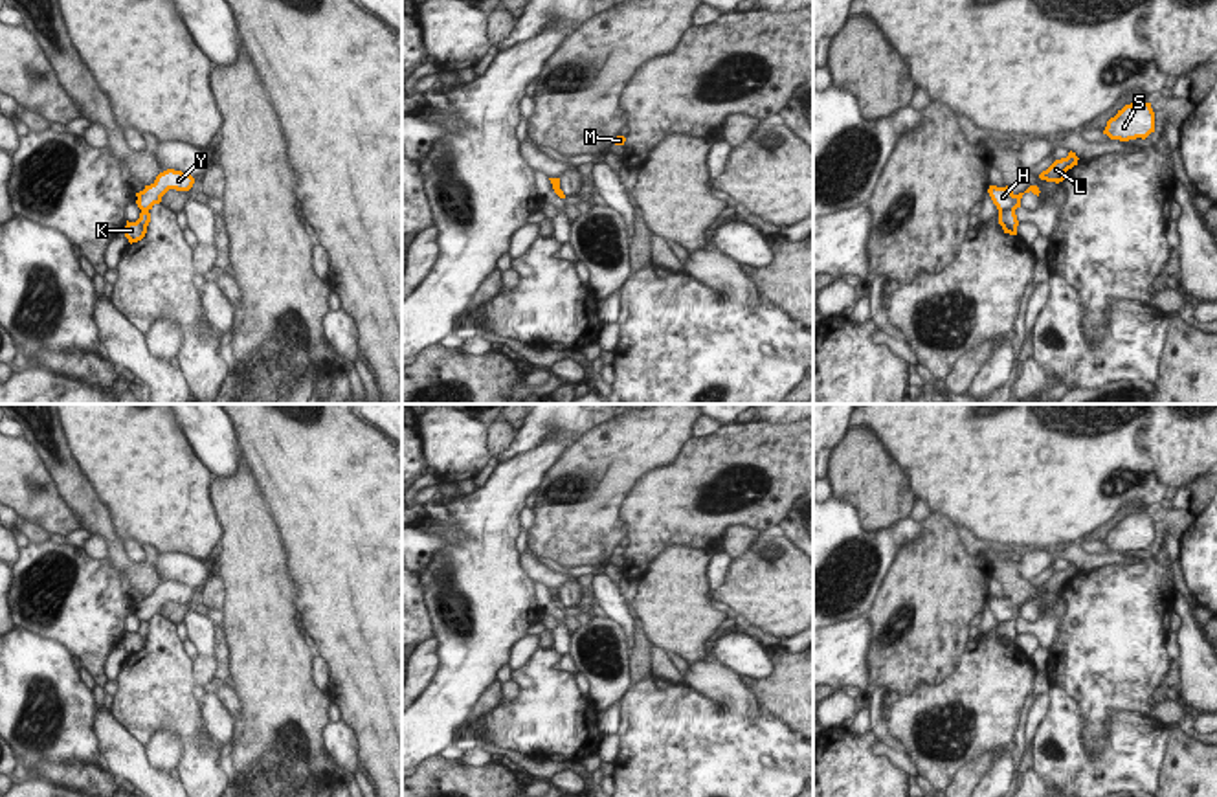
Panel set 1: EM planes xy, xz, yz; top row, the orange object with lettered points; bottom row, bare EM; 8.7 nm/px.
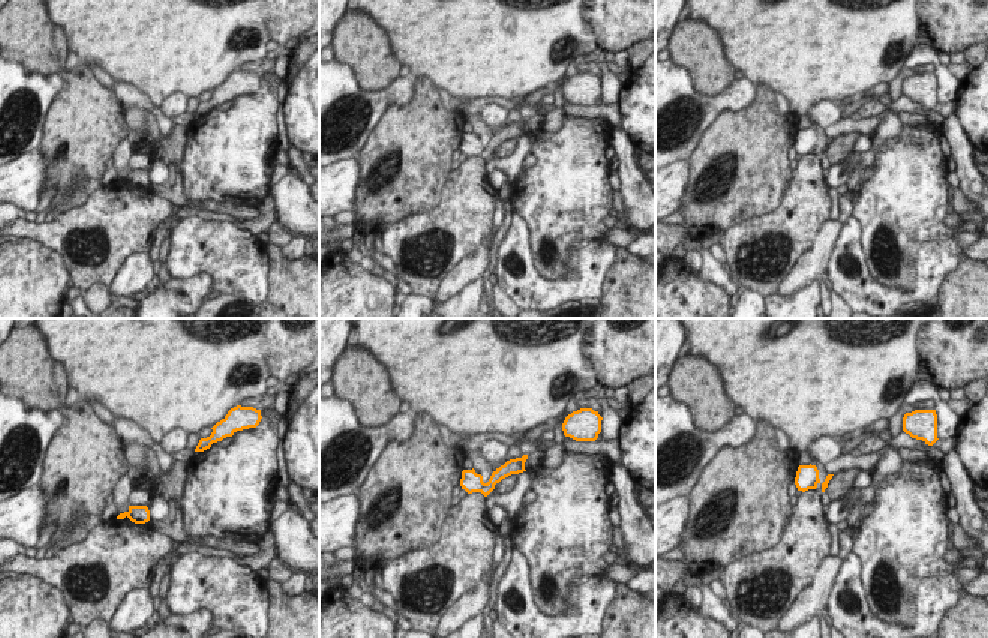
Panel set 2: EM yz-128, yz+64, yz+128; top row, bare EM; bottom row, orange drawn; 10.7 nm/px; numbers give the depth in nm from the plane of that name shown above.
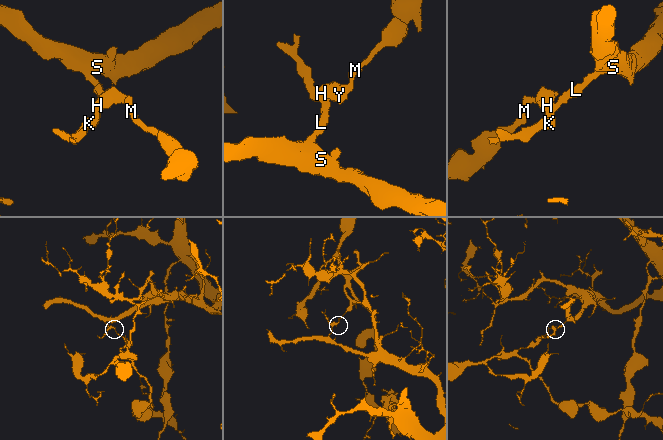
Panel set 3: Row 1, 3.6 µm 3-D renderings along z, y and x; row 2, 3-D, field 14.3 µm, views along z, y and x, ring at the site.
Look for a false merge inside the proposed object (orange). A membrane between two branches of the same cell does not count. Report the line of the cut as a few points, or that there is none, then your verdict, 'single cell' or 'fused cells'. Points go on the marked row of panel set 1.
cut in yz along (1016, 195), (1014, 204), (999, 212); fused cells

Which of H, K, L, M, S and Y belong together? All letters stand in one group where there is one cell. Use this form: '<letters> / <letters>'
H M Y / K L S

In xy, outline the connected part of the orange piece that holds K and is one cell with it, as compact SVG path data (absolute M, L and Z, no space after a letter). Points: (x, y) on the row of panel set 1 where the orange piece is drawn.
M141 211L140 219L136 222L127 220L123 233L125 233L125 237L128 239L130 244L138 242L145 237L149 222L151 222L149 211Z

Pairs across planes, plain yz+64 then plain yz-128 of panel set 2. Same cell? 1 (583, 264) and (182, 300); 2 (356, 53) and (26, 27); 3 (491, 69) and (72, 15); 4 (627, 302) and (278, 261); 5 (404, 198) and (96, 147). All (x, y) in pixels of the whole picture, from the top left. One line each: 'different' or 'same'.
1: different
2: same
3: same
4: same
5: same

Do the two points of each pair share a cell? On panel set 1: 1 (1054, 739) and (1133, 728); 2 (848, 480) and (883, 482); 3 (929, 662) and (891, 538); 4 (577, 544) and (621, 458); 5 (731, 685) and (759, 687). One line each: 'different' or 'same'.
1: same
2: same
3: different
4: same
5: different

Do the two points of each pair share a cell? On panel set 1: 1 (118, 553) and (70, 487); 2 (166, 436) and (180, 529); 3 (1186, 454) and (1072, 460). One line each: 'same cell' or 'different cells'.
1: same cell
2: same cell
3: different cells

